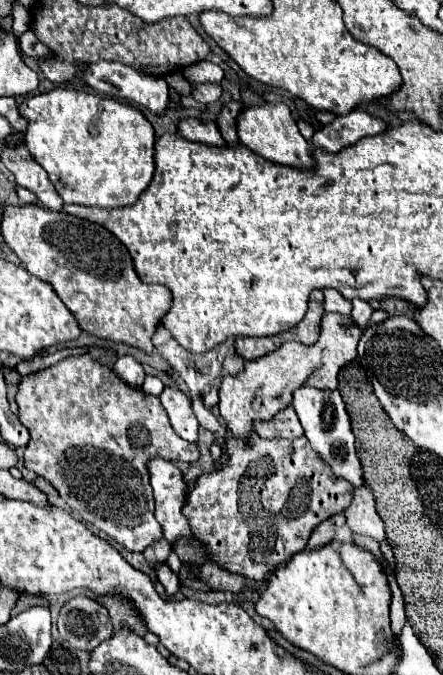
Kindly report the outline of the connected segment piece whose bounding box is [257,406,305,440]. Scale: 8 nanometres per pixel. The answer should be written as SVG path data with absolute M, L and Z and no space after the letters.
M291 406L285 408L281 414L277 414L277 418L273 418L271 422L261 422L261 426L257 426L257 432L261 438L287 438L287 440L301 438L305 434Z

